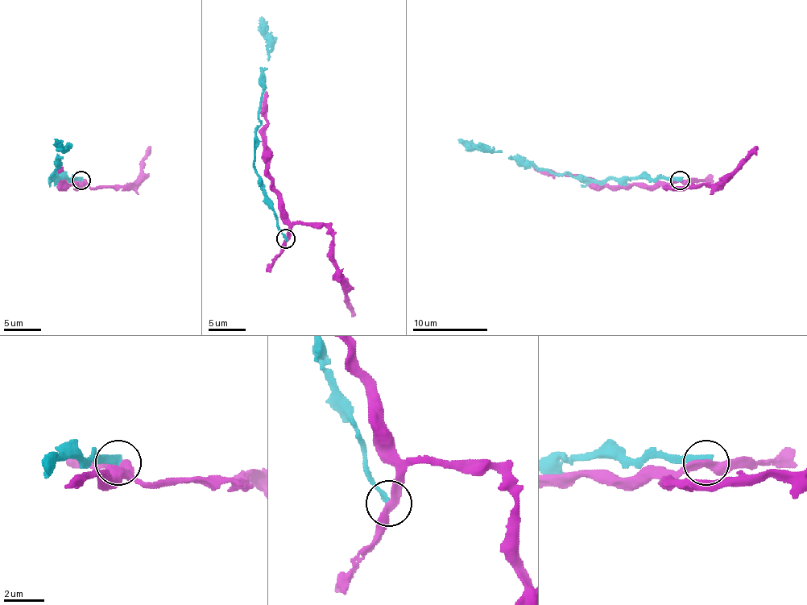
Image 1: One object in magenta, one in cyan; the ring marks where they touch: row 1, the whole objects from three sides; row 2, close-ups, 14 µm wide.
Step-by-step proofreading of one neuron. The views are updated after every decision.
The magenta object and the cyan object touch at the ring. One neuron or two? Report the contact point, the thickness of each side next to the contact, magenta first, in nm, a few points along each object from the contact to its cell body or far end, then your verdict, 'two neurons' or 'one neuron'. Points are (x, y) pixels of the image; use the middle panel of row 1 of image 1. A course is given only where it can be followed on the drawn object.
at (286, 238); 340 nm thick on the magenta side, 320 nm on the other; magenta runs (286, 239), (288, 229), (294, 224), (324, 225), (329, 231), (337, 276), (344, 283), (346, 303), (355, 316); cyan runs (286, 239), (254, 167), (262, 68), (267, 61), (267, 26), (262, 16); two neurons

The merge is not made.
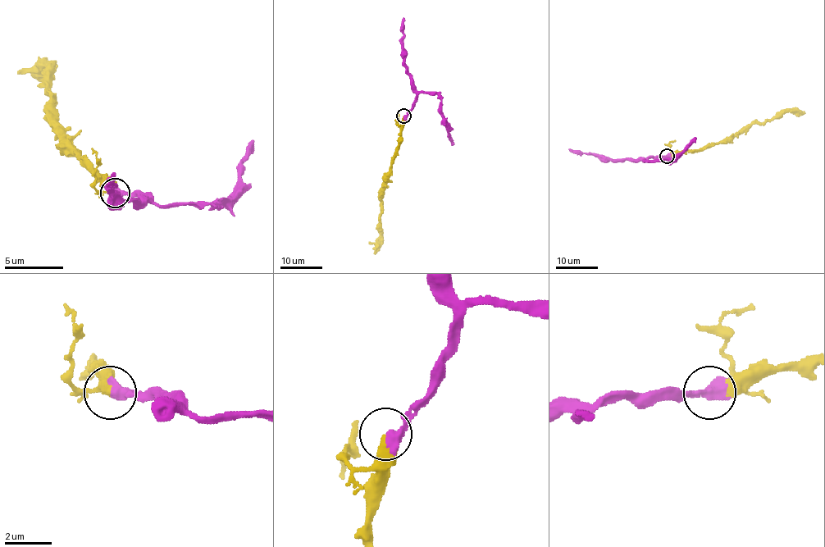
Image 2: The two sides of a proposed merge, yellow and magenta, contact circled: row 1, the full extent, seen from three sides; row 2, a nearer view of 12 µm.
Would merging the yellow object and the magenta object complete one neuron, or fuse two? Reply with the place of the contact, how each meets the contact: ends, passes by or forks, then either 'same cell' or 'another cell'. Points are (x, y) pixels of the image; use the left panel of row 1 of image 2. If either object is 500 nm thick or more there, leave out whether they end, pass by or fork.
place (115, 193); same cell

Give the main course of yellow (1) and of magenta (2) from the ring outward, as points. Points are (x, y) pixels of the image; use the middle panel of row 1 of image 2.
1: (404, 116), (398, 148), (383, 192), (379, 248), (373, 253)
2: (404, 116), (412, 108), (419, 93), (436, 93), (441, 100), (444, 122), (453, 144)

